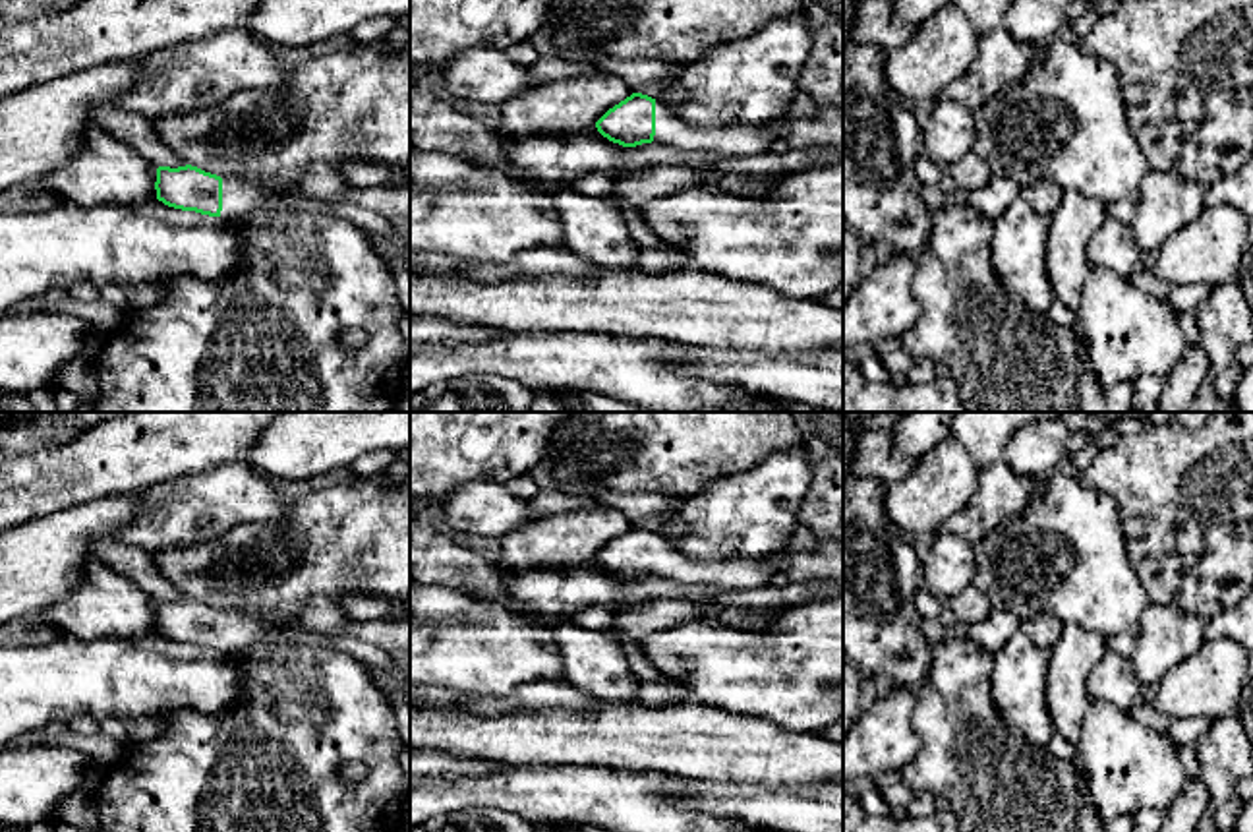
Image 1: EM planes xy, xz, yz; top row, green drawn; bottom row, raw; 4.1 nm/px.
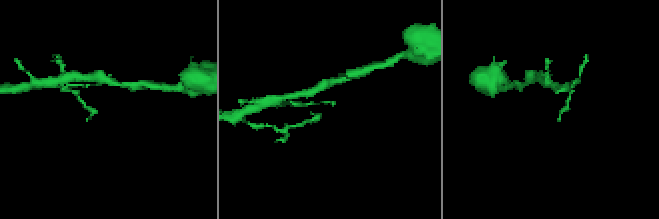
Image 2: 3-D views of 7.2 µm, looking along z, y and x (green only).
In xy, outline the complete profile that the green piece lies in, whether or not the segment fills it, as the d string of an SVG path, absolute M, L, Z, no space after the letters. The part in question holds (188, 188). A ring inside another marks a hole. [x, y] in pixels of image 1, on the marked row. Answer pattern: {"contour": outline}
{"contour": "M197 166L157 168L157 199L168 207L195 211L209 217L238 221L257 209L302 209L325 213L354 223L367 234L385 238L410 265L410 250L393 230L391 221L356 203L333 203L288 195L271 186L251 184L242 176L217 176Z"}

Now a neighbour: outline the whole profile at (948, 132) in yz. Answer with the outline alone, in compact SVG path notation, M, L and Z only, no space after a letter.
M934 99L920 132L922 153L936 164L953 164L976 143L973 110L946 99Z

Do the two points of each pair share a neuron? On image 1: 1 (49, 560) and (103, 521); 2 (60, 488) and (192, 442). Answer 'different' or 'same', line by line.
1: same
2: same

